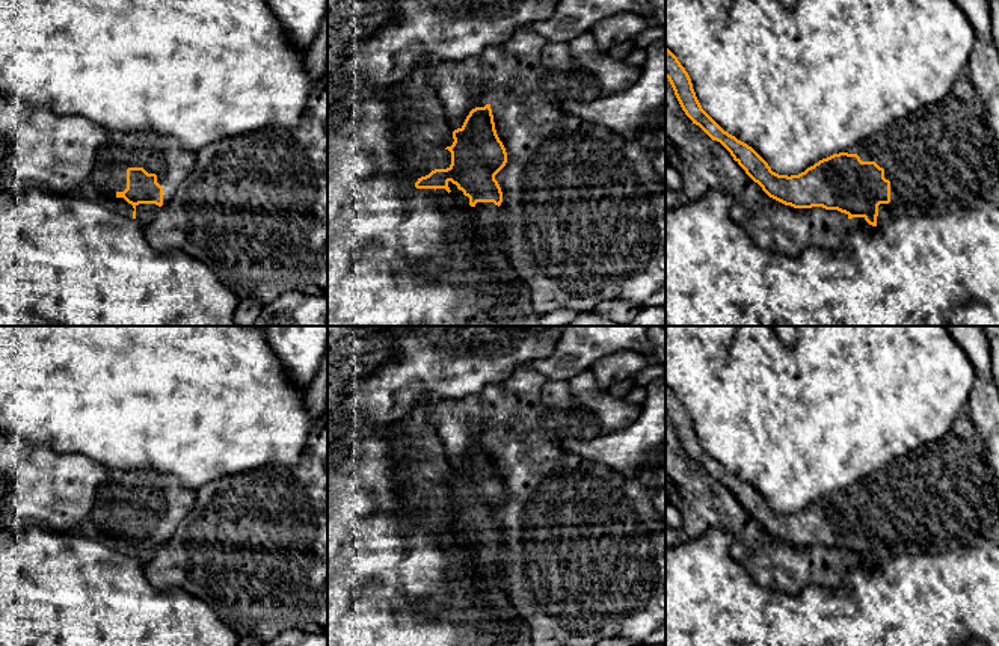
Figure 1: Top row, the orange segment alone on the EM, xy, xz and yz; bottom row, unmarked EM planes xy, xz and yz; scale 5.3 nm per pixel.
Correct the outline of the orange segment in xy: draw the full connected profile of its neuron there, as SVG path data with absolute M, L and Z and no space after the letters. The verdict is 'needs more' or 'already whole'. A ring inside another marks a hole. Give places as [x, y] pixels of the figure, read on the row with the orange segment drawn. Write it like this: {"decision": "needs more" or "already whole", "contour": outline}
{"decision": "needs more", "contour": "M110 131L109 140L97 149L95 166L77 195L146 226L193 171L196 152L186 149L171 136L149 131Z"}

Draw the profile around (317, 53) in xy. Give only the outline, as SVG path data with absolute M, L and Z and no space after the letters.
M327 14L314 42L306 50L306 68L314 83L327 74Z

